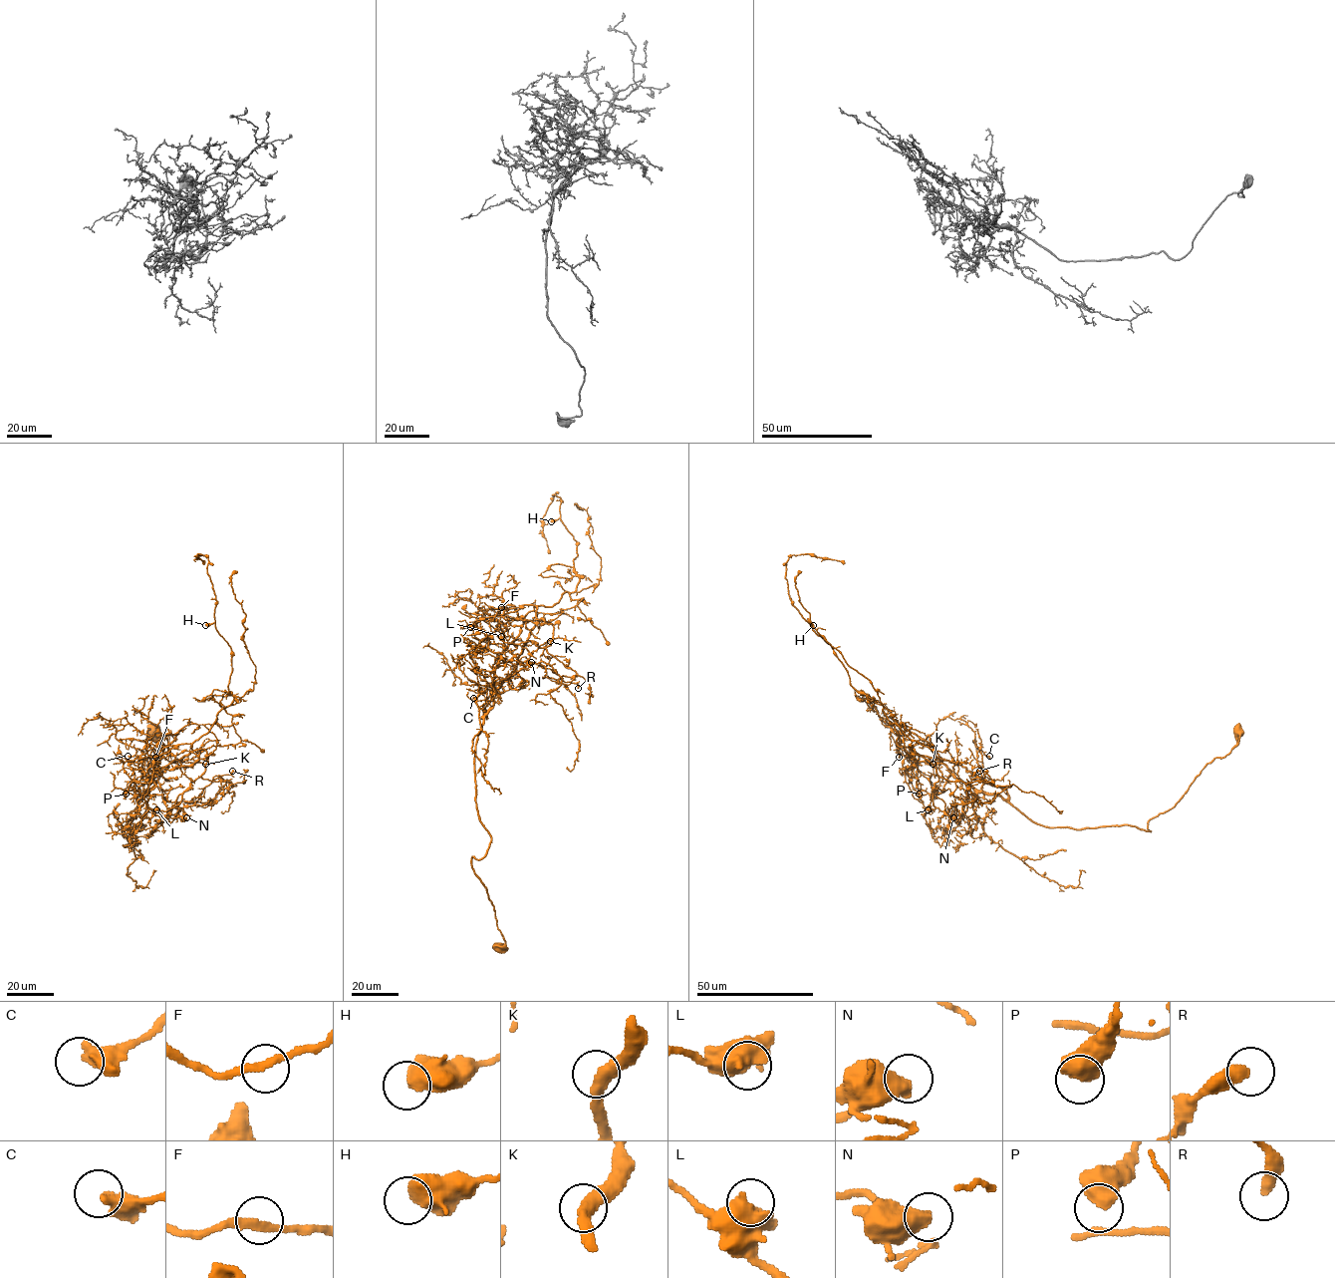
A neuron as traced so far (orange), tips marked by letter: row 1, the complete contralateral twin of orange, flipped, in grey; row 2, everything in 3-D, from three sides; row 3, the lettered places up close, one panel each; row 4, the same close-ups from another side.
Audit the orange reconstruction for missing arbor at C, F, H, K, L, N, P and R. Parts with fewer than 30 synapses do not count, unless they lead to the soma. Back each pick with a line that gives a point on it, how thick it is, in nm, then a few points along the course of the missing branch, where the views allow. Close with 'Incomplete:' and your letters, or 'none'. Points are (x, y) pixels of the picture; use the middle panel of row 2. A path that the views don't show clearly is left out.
C: place (473, 698); calibre 500 nm; course (473, 698), (450, 709), (444, 705), (423, 715), (427, 715)
Incomplete: C

